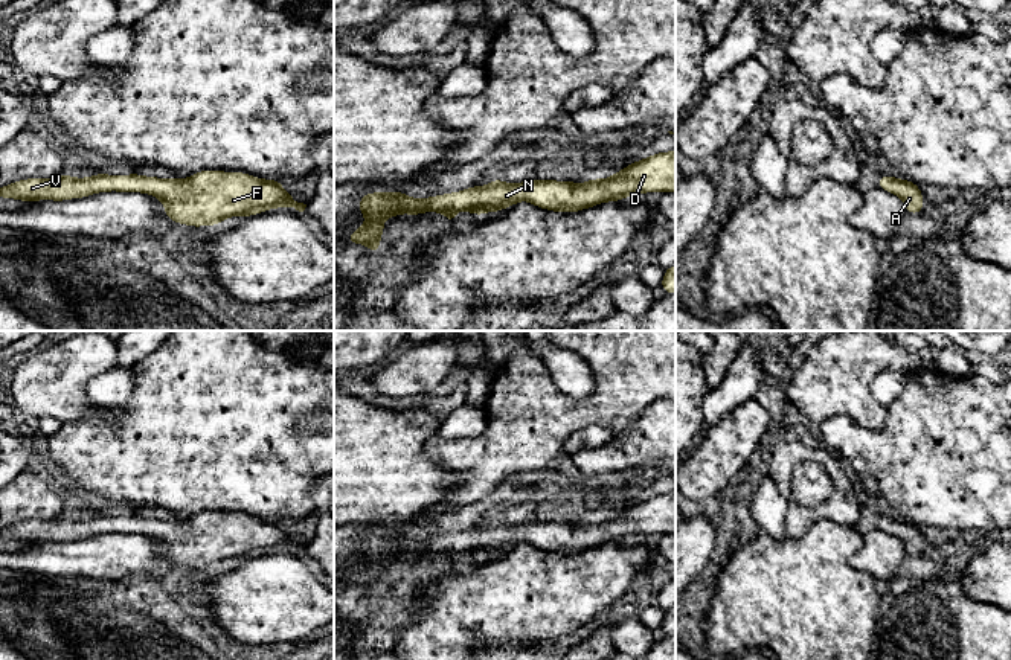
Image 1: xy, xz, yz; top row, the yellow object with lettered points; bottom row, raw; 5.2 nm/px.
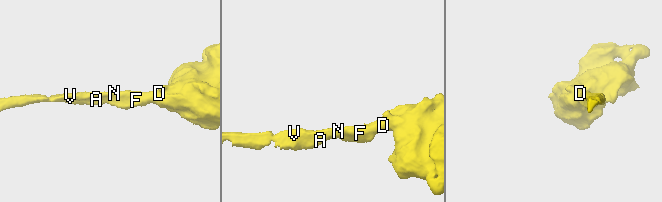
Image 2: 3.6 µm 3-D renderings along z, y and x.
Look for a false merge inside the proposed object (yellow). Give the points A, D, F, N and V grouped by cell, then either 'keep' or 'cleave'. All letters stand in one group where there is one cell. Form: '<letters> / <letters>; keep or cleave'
A D F N V; keep

